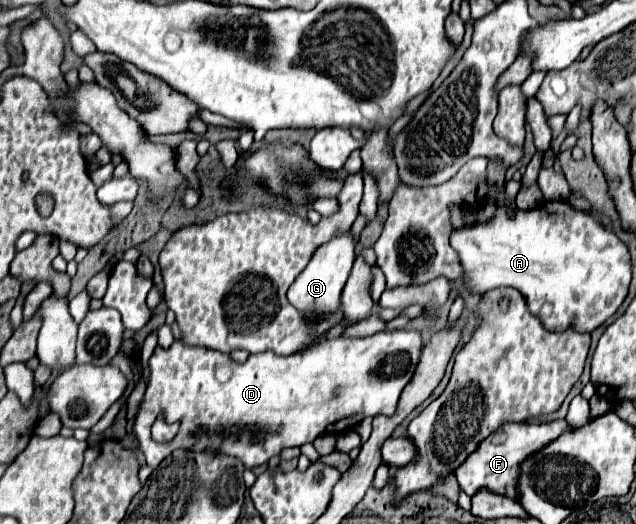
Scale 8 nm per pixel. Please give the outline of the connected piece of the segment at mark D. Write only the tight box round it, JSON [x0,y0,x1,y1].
[134,329,422,469]

